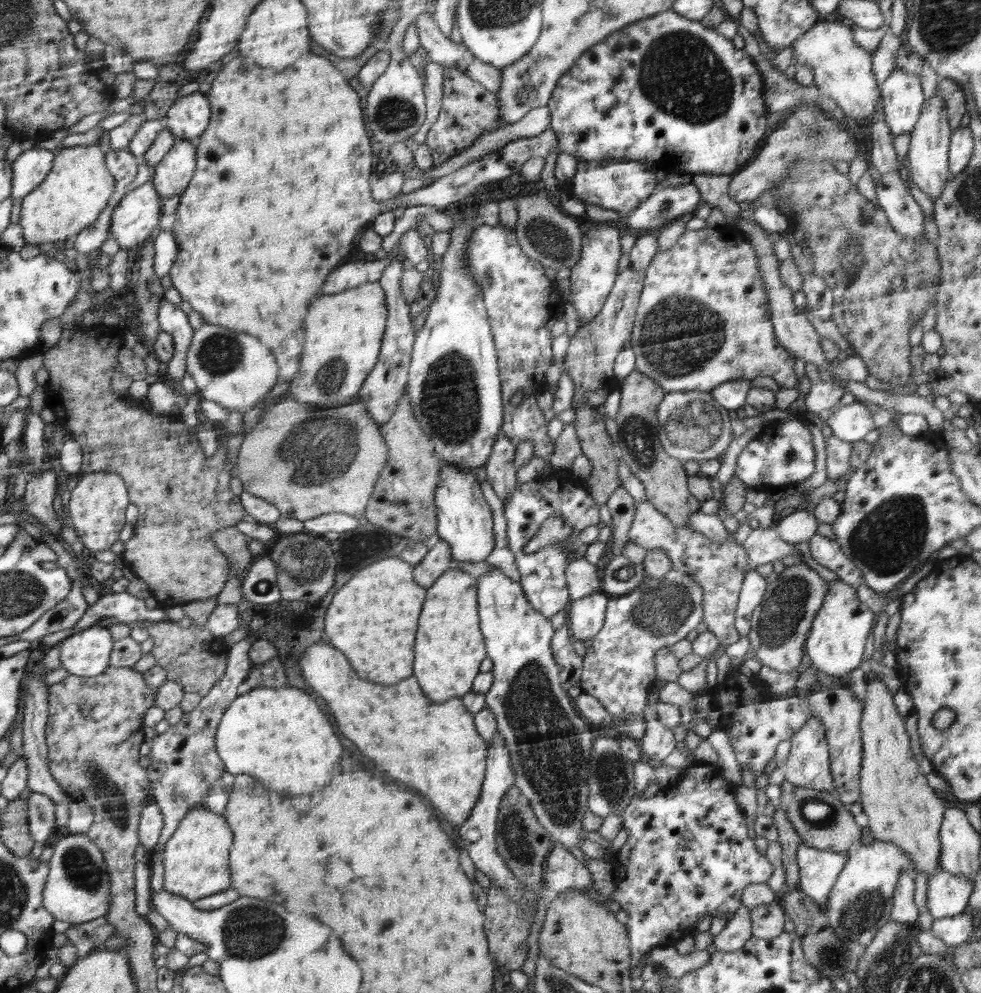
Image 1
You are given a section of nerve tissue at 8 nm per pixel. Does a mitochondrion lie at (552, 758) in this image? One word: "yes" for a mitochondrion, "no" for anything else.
yes

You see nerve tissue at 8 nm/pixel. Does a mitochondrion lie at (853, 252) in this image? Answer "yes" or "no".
yes

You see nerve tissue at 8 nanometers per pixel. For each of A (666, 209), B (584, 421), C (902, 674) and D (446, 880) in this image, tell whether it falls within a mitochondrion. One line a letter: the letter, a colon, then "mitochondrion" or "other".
A: mitochondrion
B: other
C: other
D: other

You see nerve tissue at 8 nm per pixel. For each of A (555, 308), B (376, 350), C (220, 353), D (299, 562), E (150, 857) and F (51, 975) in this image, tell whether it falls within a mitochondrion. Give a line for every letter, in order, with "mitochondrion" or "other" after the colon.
A: other
B: other
C: mitochondrion
D: mitochondrion
E: other
F: other

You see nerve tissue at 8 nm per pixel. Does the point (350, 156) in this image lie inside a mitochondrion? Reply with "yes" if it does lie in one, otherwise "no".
no

